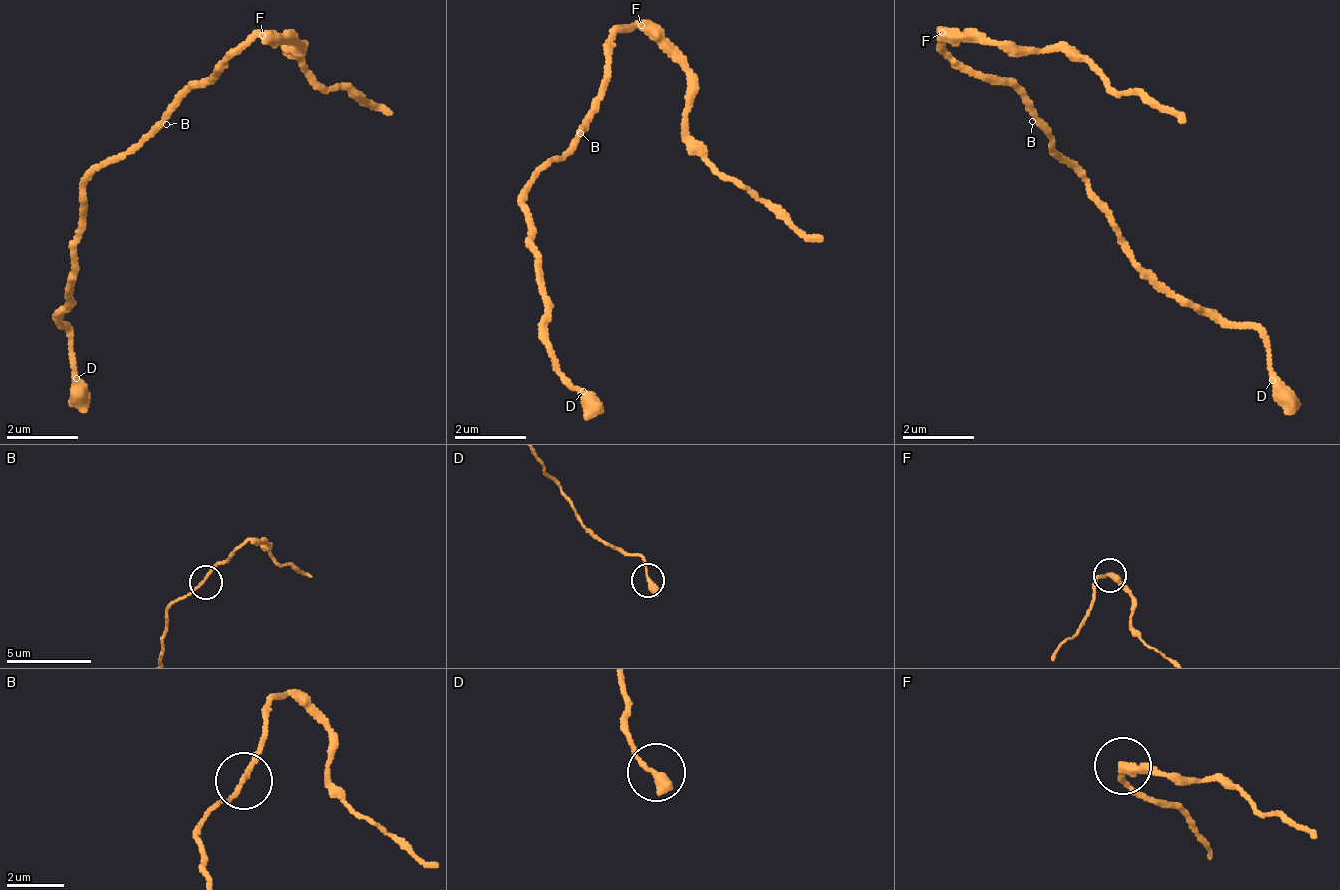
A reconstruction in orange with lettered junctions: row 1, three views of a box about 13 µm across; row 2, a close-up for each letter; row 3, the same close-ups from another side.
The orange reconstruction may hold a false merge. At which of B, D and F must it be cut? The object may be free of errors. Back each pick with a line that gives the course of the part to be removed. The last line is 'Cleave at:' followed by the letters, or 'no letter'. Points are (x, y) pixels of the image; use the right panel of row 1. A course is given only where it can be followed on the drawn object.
F: (940, 34), (1002, 53), (1074, 53), (1116, 90), (1184, 119)
Cleave at: F

